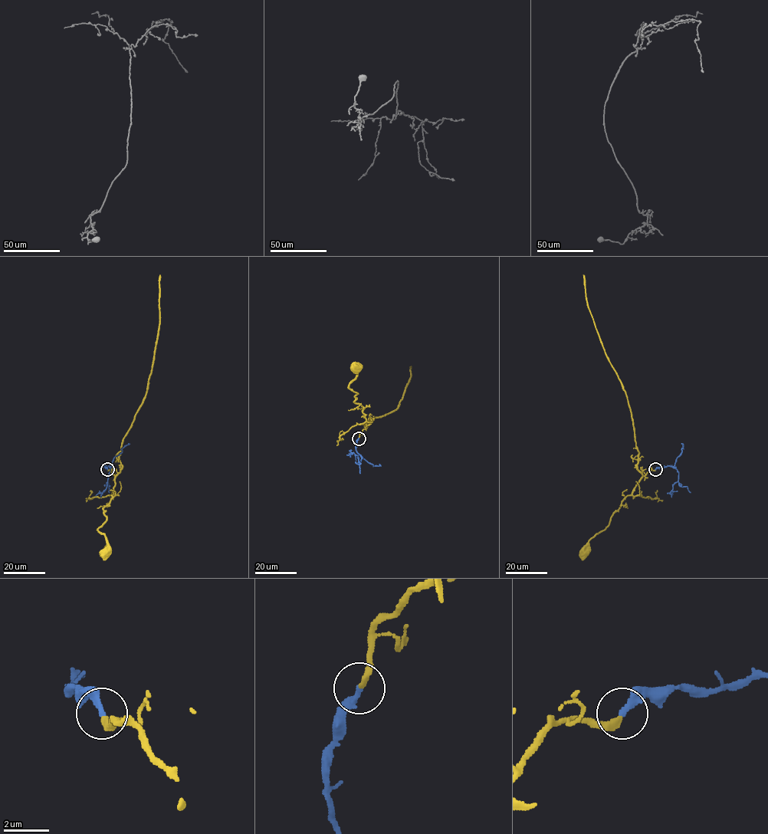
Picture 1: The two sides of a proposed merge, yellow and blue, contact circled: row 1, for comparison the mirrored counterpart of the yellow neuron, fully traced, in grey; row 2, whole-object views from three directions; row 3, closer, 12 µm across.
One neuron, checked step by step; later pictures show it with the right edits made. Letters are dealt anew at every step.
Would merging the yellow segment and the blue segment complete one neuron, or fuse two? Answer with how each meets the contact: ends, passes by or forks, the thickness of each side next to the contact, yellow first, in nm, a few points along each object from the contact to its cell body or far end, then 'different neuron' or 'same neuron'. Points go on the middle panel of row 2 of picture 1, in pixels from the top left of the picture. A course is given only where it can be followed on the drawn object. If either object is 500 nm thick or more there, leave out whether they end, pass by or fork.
yellow ends | blue ends | 280/280 nm | yellow via (358, 438), (366, 419), (362, 408), (355, 402), (357, 393), (349, 388), (356, 367) | blue via (358, 438), (356, 451), (361, 460), (359, 461), (358, 456), (352, 453), (346, 454) | same neuron

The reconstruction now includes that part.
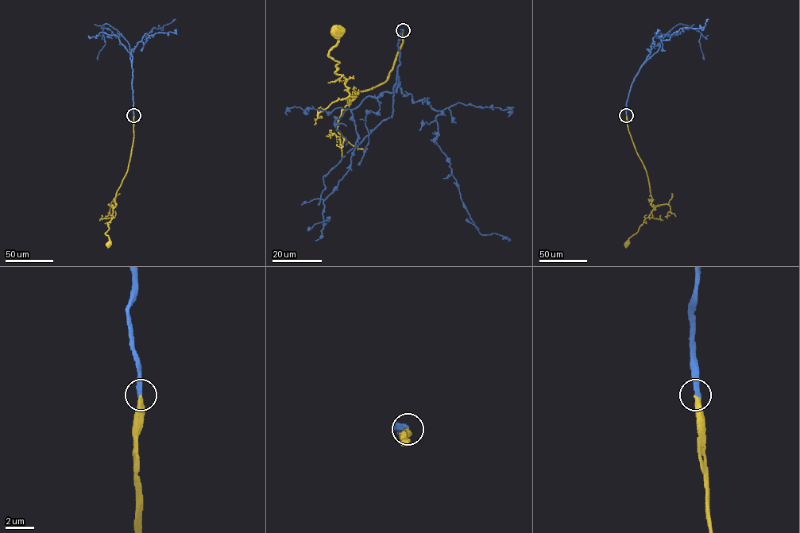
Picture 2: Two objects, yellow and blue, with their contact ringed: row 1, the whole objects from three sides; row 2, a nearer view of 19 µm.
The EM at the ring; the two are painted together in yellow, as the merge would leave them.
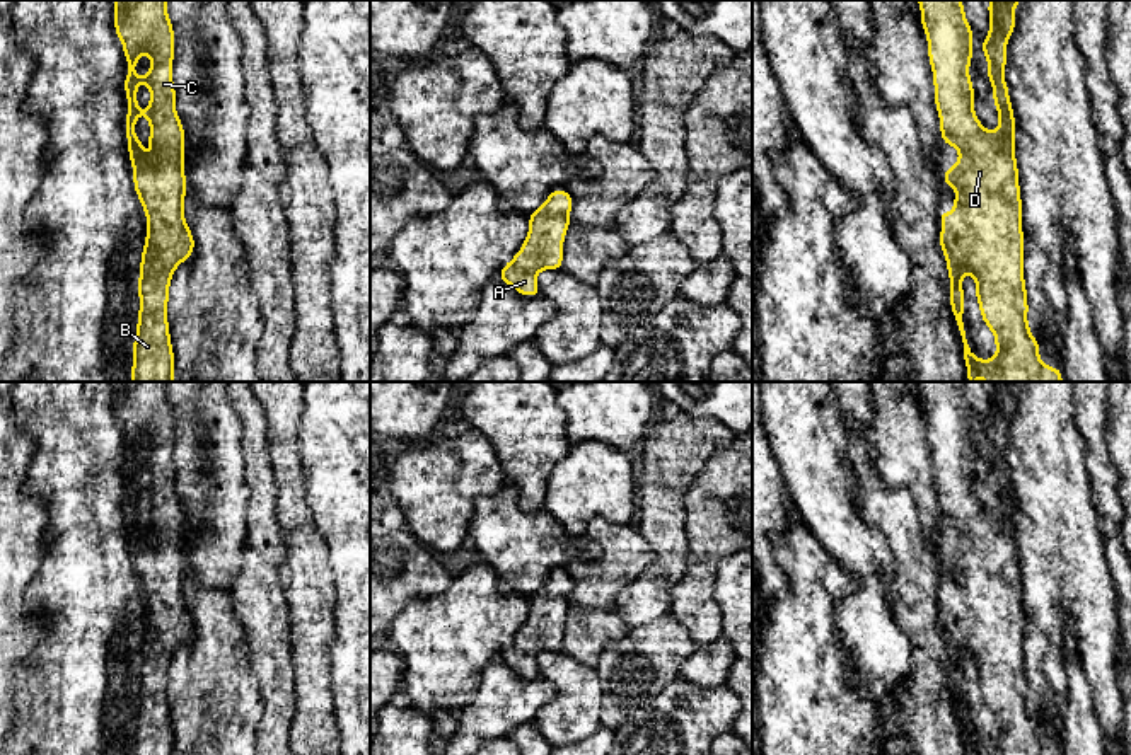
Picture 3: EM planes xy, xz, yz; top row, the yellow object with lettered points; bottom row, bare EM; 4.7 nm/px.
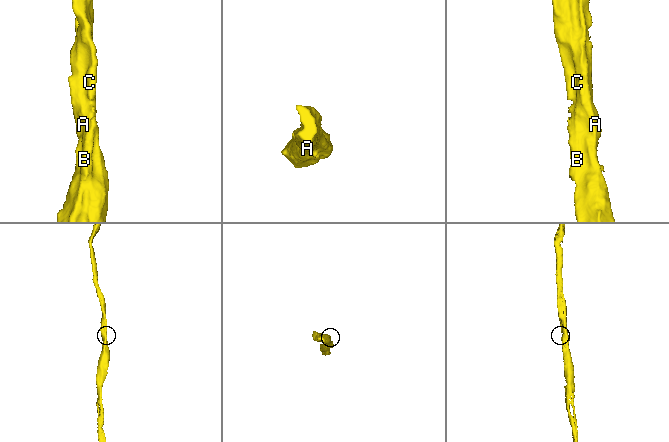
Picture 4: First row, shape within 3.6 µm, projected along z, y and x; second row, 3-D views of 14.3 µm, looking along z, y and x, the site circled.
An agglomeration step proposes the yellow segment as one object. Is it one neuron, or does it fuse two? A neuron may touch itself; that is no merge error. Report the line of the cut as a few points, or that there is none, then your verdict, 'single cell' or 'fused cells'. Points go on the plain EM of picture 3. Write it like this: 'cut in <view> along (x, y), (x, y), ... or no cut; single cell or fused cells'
no cut; single cell

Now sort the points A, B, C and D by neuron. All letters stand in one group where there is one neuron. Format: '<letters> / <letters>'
A B C D

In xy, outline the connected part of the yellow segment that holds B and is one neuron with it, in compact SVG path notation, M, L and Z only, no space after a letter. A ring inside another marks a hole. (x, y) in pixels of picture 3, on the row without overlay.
M114 382L114 412L128 445L125 503L133 568L147 597L147 617L138 660L138 704L133 721L131 755L174 755L174 733L165 697L169 670L176 649L189 641L194 619L184 600L184 508L176 494L172 462L174 409L167 382ZM143 433L148 433L150 453L142 460L135 453ZM138 464L150 472L148 491L138 491ZM143 496L150 504L148 527L155 542L148 542L135 504Z

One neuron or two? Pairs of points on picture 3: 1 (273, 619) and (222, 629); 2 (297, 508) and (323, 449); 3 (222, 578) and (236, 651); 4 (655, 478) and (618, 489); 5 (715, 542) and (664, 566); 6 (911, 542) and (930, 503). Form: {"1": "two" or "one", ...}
{"1": "two", "2": "two", "3": "two", "4": "two", "5": "two", "6": "two"}

